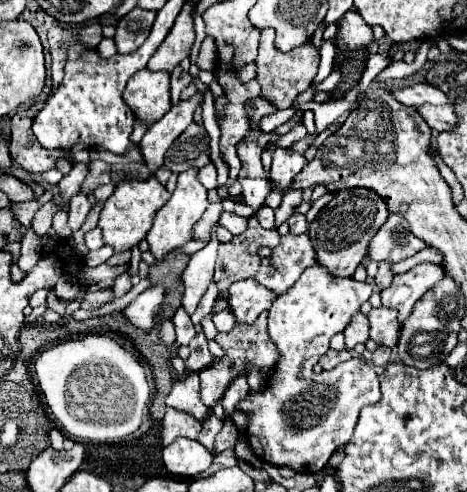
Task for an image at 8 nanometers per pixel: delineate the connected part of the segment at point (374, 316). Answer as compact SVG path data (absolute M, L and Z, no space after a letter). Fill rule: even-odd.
M373 308L369 314L369 324L371 324L371 340L377 342L379 346L395 348L399 342L399 332L401 332L401 322L397 318L395 308Z

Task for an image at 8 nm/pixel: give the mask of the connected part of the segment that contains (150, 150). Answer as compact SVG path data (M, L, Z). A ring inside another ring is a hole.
M195 92L189 100L179 100L177 104L173 104L171 110L161 120L149 126L139 146L151 172L155 172L163 164L165 152L169 150L173 140L193 122L195 108L199 106L201 100L203 100L203 94Z

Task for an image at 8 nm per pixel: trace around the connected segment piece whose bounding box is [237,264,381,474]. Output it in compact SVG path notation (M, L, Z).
M313 264L293 284L291 292L279 296L269 308L269 336L277 344L281 360L275 364L267 388L247 396L237 406L251 414L247 440L263 462L289 466L295 472L319 472L327 466L331 454L351 440L361 408L379 402L379 376L362 359L352 358L319 374L313 371L317 360L327 352L329 340L349 326L353 314L371 294L369 282L337 278L321 264Z

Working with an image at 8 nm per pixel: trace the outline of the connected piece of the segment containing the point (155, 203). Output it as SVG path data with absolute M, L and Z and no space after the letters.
M151 176L145 182L119 182L111 198L105 200L101 216L99 216L99 228L103 230L103 240L107 246L111 246L115 252L131 250L137 242L145 238L145 234L151 228L155 212L169 200L169 192L163 184L157 182L155 176Z

